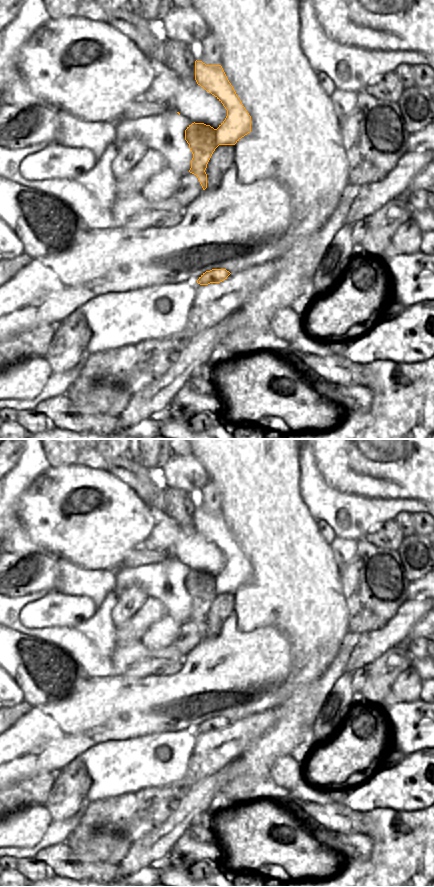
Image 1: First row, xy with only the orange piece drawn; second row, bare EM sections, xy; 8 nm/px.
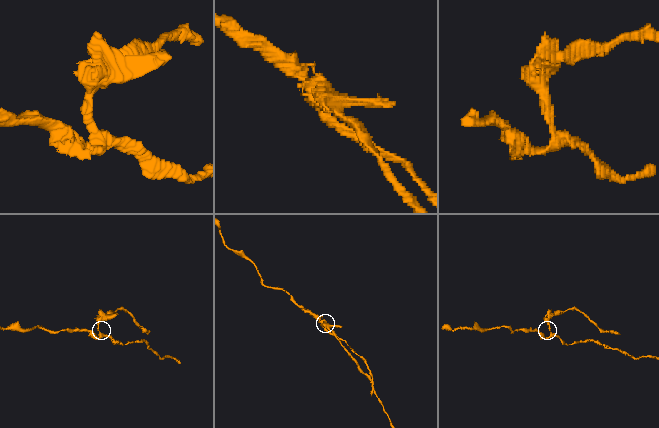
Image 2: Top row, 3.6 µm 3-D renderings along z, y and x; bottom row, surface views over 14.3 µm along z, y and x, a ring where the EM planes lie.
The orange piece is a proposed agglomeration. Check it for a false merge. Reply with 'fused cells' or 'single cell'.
fused cells

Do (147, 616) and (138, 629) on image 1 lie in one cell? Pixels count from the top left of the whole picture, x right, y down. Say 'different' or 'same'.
same

